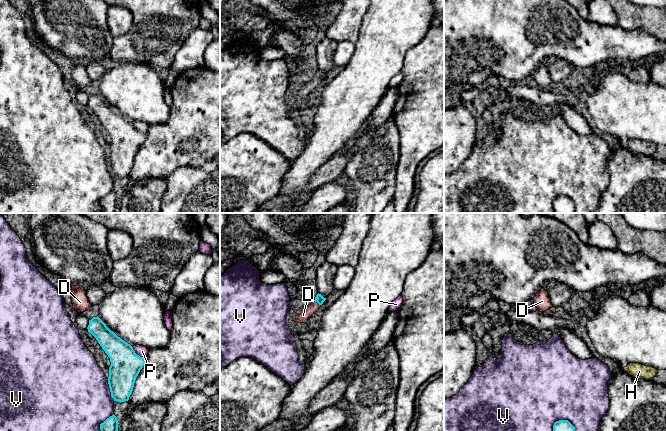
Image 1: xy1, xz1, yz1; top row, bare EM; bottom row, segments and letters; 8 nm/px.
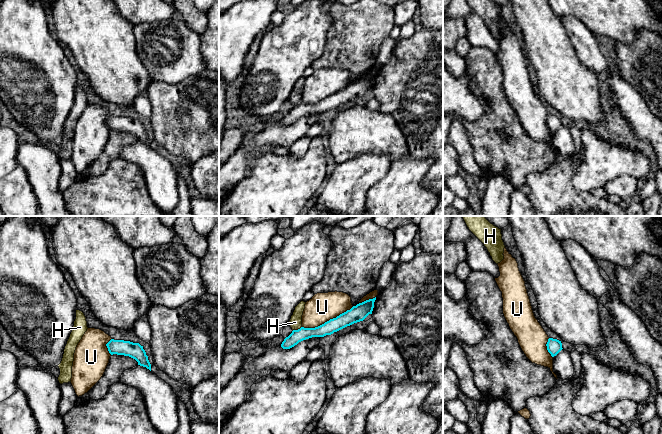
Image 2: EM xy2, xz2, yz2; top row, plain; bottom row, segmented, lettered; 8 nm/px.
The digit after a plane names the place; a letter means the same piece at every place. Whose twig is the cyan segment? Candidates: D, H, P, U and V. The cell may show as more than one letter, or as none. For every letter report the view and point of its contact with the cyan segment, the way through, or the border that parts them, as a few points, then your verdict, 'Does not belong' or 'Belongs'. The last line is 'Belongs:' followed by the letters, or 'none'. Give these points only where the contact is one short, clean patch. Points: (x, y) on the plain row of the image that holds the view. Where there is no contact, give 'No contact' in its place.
D: Touches cyan at xz1 (317, 78). Path across: xz1 (319, 74), (317, 78), (303, 91). Belongs
H: Touches cyan at xz2 (298, 105). Boundary: xz2 (301, 102), (293, 106). Does not belong
P: Touches cyan at xy1 (136, 130). Does not belong
U: Touches cyan at xz2 (327, 97). Does not belong
V: Touches cyan at xy1 (110, 166). Does not belong
Belongs: D

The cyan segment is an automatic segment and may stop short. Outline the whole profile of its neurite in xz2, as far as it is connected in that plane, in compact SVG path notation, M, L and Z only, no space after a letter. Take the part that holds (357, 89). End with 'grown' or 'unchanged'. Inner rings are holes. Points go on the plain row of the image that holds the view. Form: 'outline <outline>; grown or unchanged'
outline M376 73L359 79L350 86L347 86L336 94L330 95L318 103L301 103L298 106L293 106L292 109L284 115L281 123L283 125L290 125L303 116L331 111L347 102L363 97L369 90L372 90L375 76Z; unchanged

